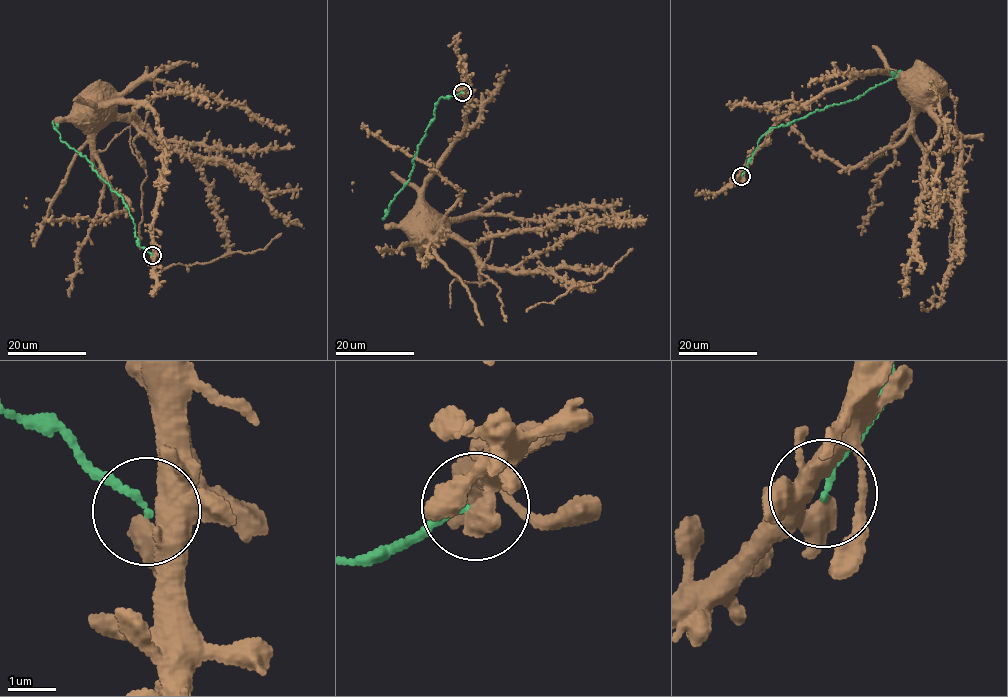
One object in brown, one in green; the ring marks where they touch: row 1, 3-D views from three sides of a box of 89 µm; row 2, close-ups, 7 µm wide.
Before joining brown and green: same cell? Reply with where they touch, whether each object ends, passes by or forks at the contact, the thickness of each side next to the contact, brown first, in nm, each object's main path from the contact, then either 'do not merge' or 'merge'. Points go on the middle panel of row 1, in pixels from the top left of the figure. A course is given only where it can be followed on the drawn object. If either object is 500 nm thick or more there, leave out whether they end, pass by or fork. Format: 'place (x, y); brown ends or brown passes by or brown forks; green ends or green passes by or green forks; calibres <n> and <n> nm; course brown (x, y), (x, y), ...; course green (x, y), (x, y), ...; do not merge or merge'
place (462, 92); brown passes by; green ends; calibres 360 and 140 nm; course brown (462, 92), (458, 88), (470, 93), (466, 128), (424, 189), (424, 202), (434, 211), (426, 218); course green (462, 92), (442, 96), (435, 106), (434, 119), (418, 146), (406, 185), (396, 195), (383, 219); do not merge

